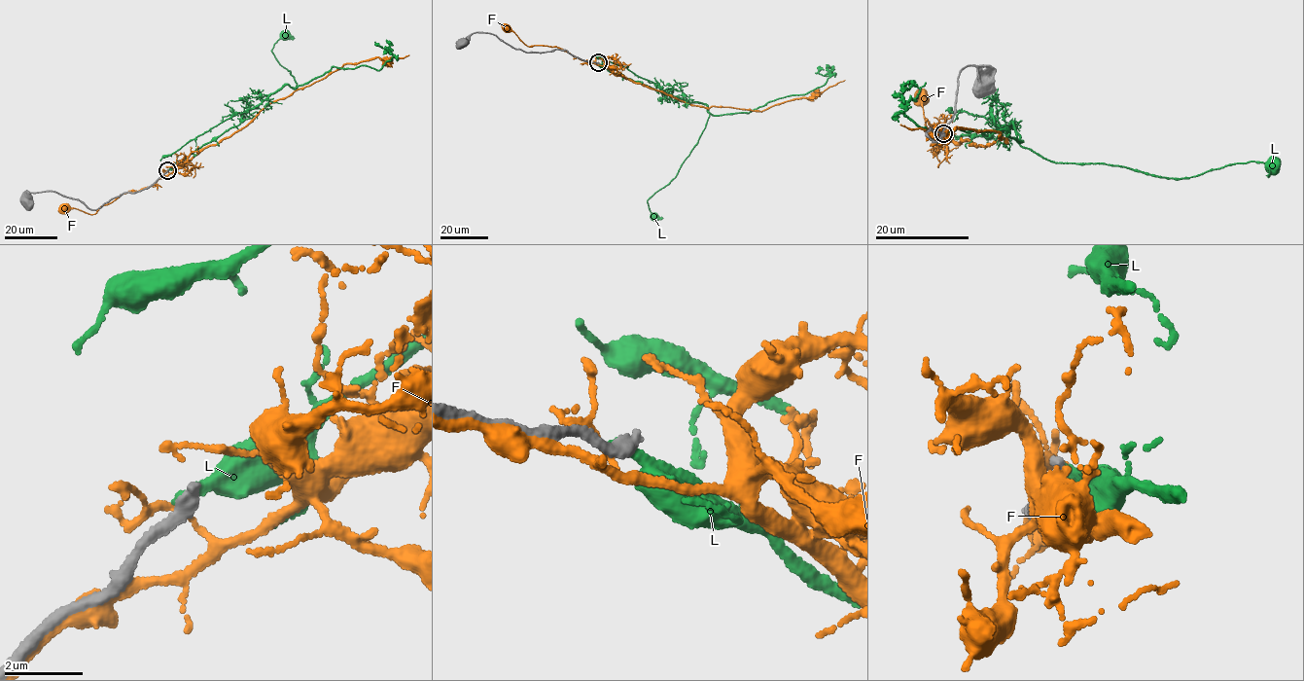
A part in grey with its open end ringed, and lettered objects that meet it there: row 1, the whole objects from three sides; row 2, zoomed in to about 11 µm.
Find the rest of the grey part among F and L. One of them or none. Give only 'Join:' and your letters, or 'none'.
Join: none

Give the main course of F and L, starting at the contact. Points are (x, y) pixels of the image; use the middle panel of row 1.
F: (597, 63), (556, 47), (526, 46), (506, 28)
L: (597, 63), (661, 92), (707, 105), (710, 114), (697, 144), (676, 177), (648, 199), (649, 208), (653, 216)

